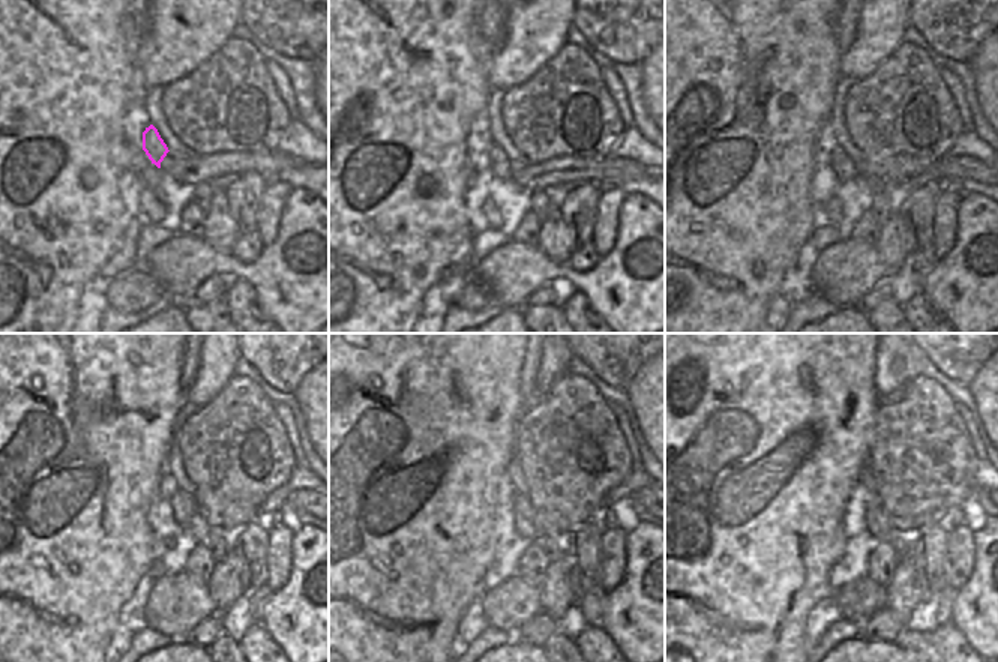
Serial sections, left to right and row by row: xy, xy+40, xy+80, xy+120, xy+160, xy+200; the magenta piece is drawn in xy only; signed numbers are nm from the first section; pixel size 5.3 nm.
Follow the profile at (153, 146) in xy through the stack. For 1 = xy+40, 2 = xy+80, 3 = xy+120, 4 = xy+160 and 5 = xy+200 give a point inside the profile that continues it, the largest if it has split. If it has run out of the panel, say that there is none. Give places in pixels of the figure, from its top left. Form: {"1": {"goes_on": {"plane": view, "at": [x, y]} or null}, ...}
{"1": {"goes_on": {"plane": "xy+40", "at": [500, 165]}}, "2": {"goes_on": {"plane": "xy+80", "at": [845, 170]}}, "3": {"goes_on": {"plane": "xy+120", "at": [185, 512]}}, "4": {"goes_on": {"plane": "xy+160", "at": [527, 521]}}, "5": {"goes_on": {"plane": "xy+200", "at": [878, 524]}}}

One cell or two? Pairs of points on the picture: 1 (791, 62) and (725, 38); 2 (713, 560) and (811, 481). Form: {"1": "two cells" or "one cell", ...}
{"1": "one cell", "2": "one cell"}

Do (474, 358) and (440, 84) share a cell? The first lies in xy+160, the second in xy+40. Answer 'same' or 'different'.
same

